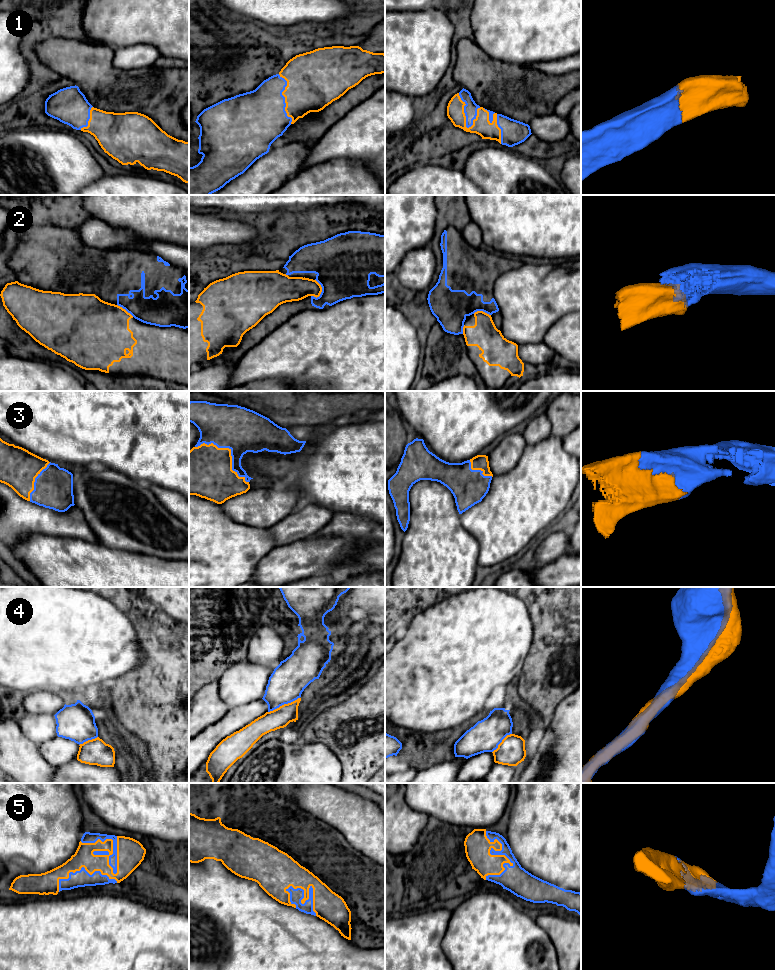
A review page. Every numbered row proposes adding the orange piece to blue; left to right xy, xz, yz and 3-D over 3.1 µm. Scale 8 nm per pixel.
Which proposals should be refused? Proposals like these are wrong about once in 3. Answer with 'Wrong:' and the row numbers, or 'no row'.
Wrong: 2

